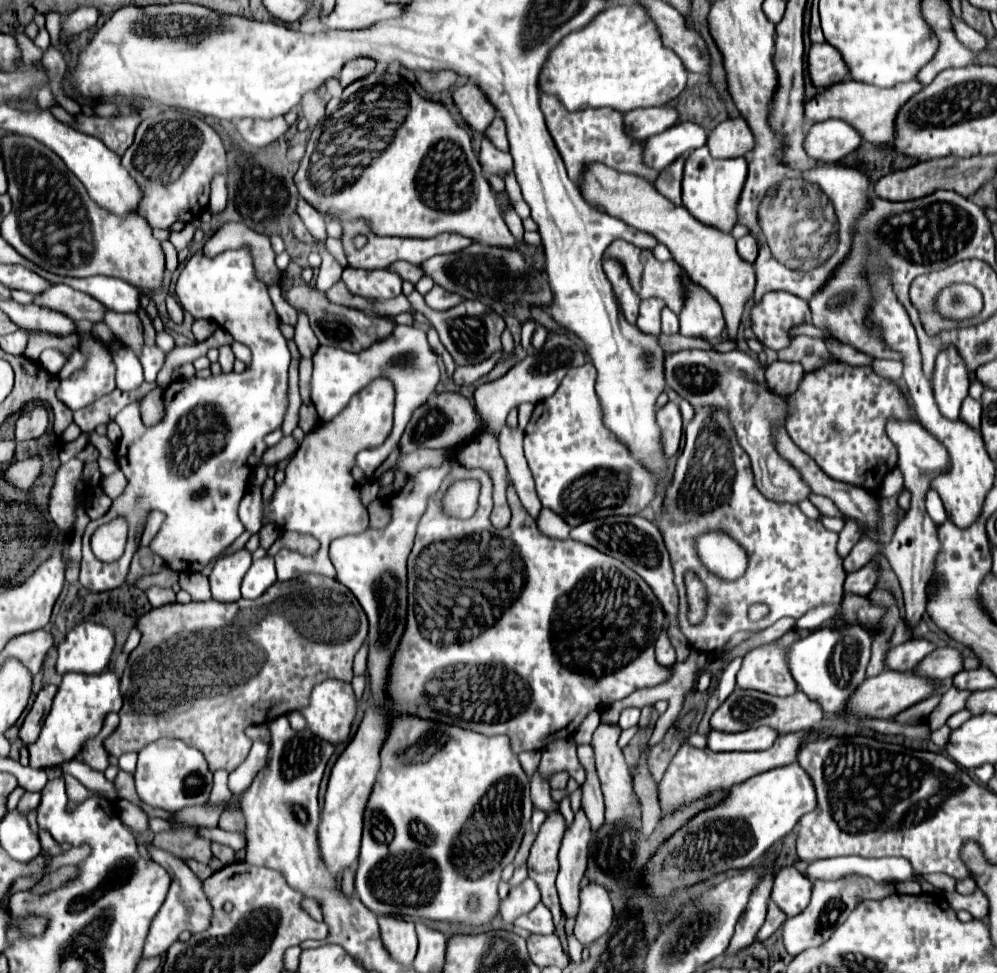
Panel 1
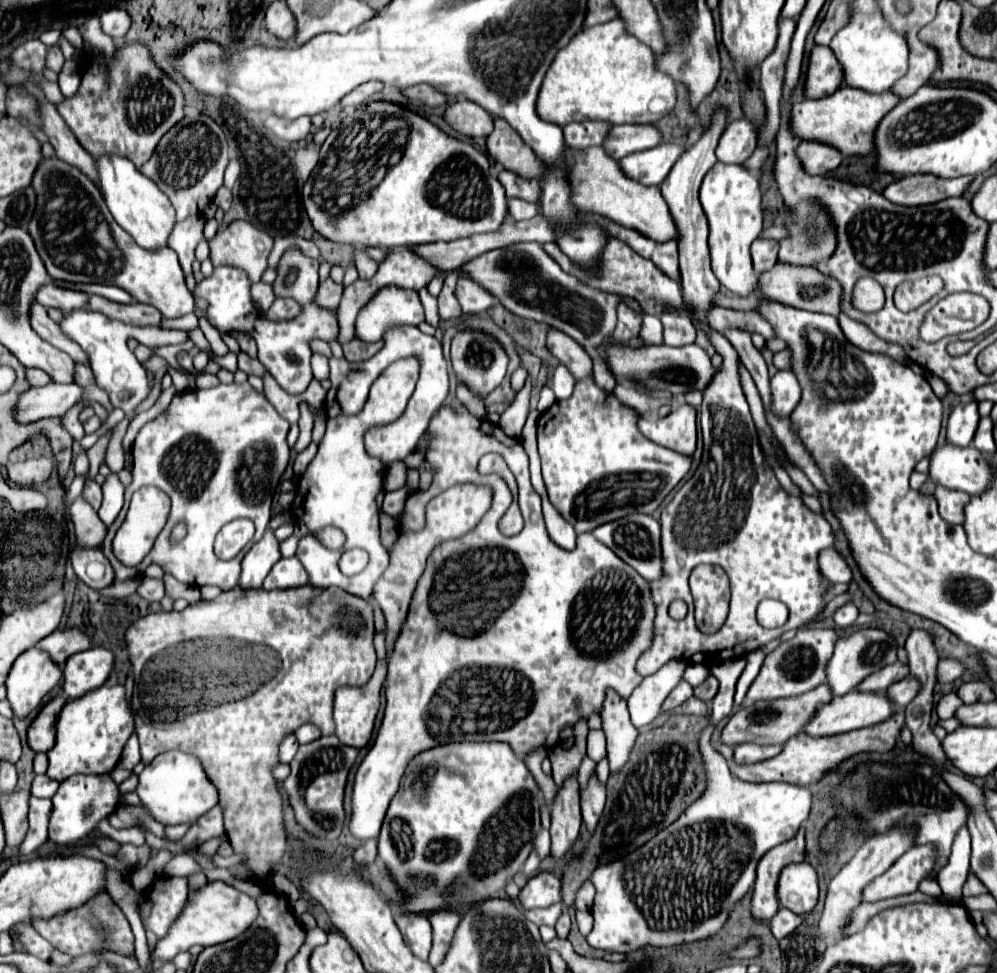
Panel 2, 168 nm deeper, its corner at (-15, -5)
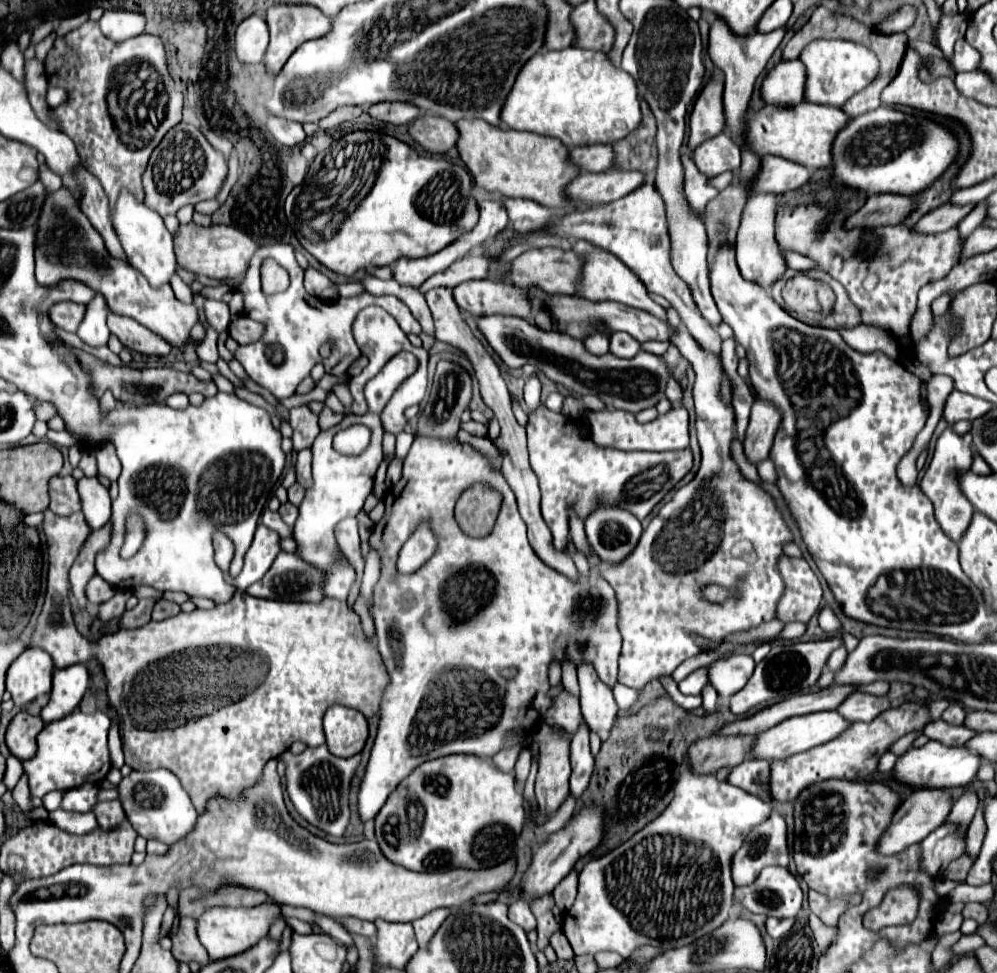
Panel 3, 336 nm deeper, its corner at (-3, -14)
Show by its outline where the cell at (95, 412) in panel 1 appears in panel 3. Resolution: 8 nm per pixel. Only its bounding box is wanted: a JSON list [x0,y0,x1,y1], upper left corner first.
[35,402,57,422]

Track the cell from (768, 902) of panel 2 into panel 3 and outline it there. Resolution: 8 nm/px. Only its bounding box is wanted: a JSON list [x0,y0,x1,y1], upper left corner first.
[731,812,789,886]

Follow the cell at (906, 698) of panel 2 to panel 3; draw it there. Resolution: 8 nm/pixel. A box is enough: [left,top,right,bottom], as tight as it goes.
[837,692,889,722]

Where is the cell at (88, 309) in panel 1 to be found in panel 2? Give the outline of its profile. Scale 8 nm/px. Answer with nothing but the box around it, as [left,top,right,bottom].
[87,295,161,325]

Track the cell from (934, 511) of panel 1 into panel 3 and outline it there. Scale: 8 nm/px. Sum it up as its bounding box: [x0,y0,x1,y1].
[919,428,975,542]

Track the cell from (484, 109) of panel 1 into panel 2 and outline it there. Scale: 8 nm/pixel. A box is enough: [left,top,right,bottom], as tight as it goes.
[445,99,493,137]

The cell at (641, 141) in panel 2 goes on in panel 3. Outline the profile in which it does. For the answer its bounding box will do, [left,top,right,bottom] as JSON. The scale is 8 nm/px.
[569,144,615,172]

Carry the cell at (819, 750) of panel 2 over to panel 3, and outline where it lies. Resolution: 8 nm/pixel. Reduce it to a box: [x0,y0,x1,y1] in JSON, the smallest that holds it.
[771,702,931,802]

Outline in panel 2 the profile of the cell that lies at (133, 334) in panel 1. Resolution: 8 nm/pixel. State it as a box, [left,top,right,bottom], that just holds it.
[159,313,197,331]

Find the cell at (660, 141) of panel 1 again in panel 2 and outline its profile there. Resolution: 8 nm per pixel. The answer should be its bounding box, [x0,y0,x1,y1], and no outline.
[619,143,683,185]

